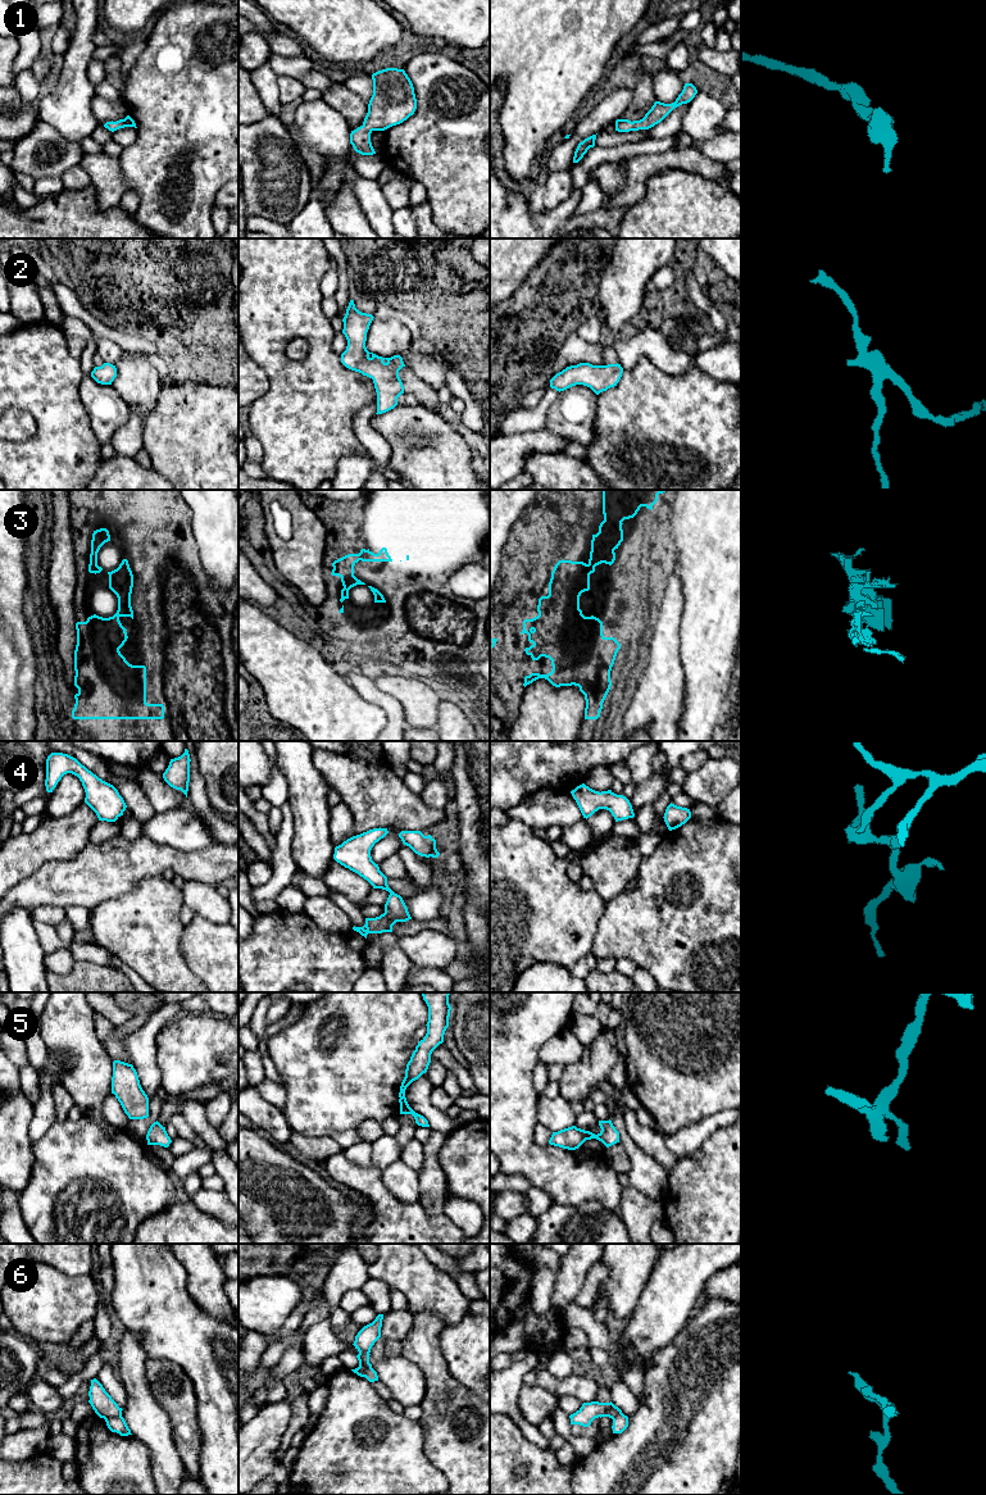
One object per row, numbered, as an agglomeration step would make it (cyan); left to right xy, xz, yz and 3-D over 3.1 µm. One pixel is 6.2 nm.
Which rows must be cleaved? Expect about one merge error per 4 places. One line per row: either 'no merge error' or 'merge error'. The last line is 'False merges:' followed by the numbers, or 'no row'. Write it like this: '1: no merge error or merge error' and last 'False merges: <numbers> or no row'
1: no merge error
2: no merge error
3: no merge error
4: no merge error
5: no merge error
6: merge error
False merges: 6

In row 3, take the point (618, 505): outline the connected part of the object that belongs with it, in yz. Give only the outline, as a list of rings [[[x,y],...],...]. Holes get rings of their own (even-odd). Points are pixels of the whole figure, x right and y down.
[[[603,490],[603,514],[604,521],[599,526],[599,532],[592,535],[589,563],[559,560],[549,582],[549,595],[539,599],[539,615],[523,621],[522,633],[528,635],[532,644],[524,651],[539,660],[541,656],[551,660],[553,669],[547,674],[531,673],[524,677],[523,686],[539,678],[547,680],[553,686],[578,686],[585,695],[586,708],[585,719],[597,719],[603,709],[603,703],[610,690],[610,671],[614,664],[621,644],[614,637],[603,635],[603,622],[591,615],[585,617],[580,609],[580,596],[590,590],[590,574],[595,567],[605,563],[612,565],[615,560],[614,550],[623,541],[622,522],[633,518],[641,506],[653,509],[658,501],[658,495],[667,490]]]

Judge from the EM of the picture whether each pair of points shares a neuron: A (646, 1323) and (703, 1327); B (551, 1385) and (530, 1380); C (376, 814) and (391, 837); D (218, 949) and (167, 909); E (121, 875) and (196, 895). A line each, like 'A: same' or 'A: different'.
A: different
B: different
C: different
D: different
E: different

